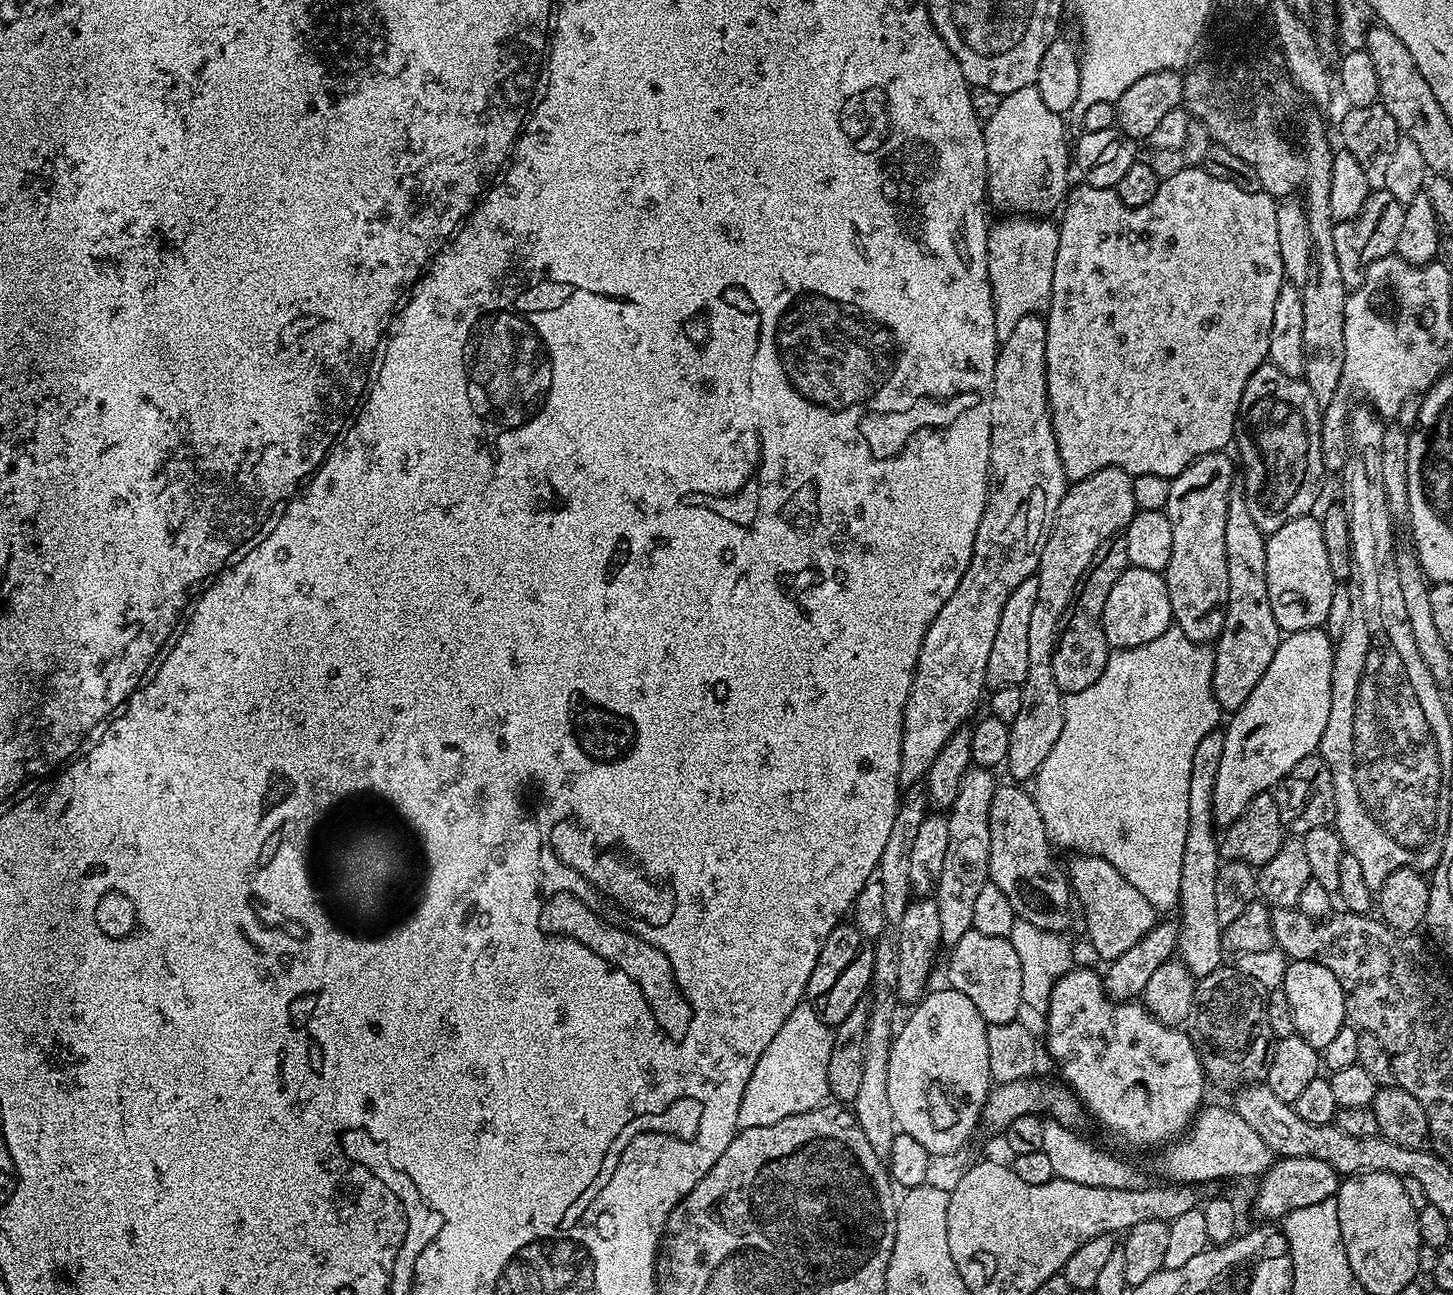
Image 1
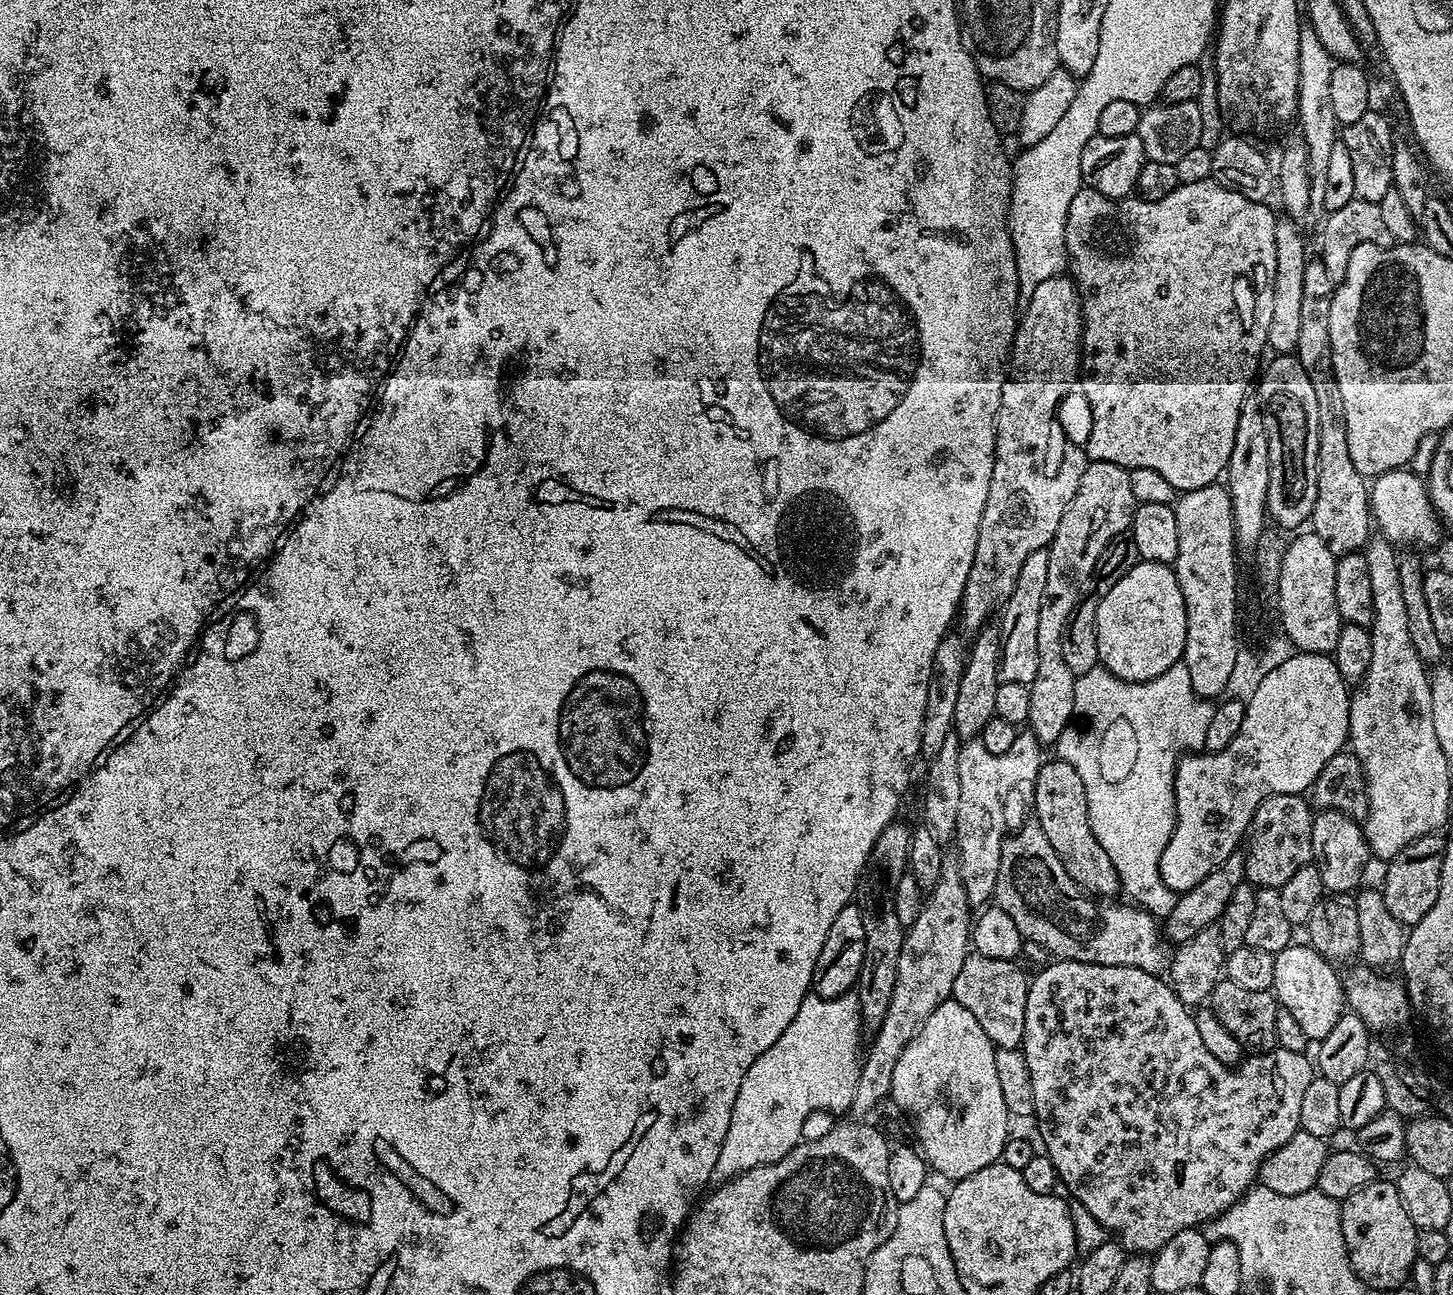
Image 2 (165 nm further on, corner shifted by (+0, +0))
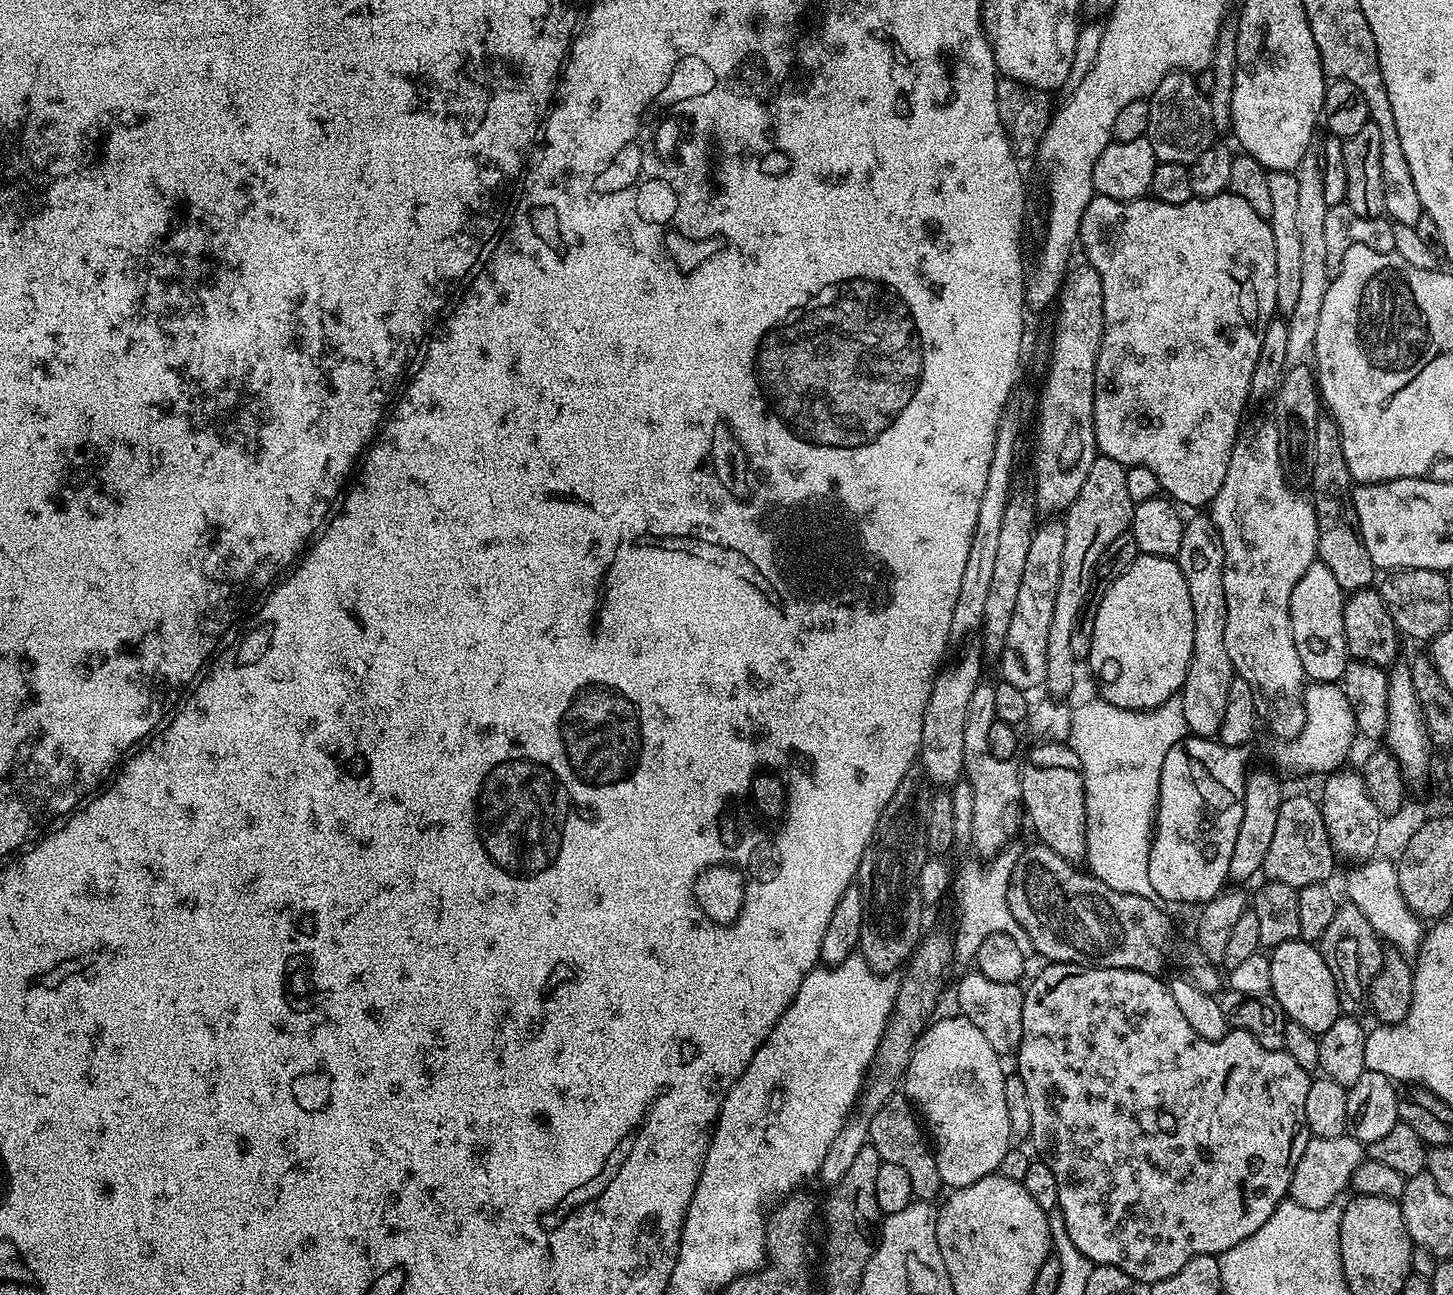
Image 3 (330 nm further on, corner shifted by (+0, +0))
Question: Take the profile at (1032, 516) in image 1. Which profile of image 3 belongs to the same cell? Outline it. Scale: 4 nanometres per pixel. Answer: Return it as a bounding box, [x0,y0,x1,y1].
[1036,262,1104,510]

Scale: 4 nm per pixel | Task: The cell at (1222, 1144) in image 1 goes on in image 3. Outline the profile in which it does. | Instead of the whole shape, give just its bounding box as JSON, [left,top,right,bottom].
[1290,1135,1365,1210]

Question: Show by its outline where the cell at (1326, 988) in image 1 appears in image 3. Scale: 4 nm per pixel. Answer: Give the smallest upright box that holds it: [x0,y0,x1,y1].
[1270,939,1342,1034]

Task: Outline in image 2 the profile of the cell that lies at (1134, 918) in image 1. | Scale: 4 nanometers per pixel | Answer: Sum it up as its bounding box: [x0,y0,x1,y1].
[1034,758,1121,898]

